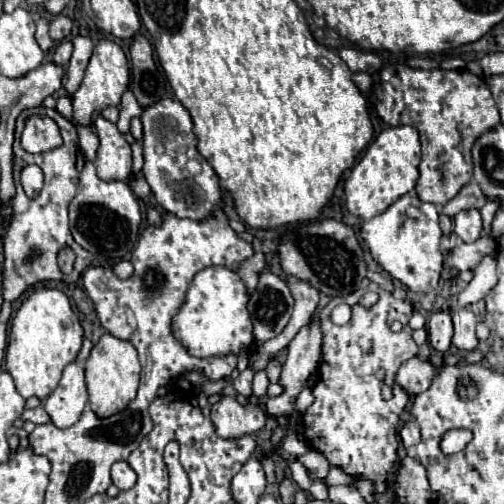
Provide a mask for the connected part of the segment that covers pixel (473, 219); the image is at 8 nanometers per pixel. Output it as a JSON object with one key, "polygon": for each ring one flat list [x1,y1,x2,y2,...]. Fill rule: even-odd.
{"polygon":[[470,209,470,211,460,211,454,217,454,233,464,241,464,243,472,243,480,237,482,233,482,217,478,209]]}

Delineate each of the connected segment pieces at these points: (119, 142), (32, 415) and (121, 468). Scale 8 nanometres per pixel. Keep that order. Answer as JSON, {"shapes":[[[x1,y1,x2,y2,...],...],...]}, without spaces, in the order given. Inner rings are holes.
{"shapes":[[[102,115,94,121,94,125,100,139,98,155,94,161,98,177,106,181,128,181,132,171,132,149,128,141,120,135,116,125]],[[36,407,36,409,24,409,22,419,24,419,24,421,32,421,34,425,42,425,42,423,48,423,48,421,50,421,48,413,44,411,44,407]],[[126,461,114,463,110,475,112,475,112,483,114,483,118,489,122,489,122,491,134,487,134,483,136,483,136,475,134,475,132,467,130,467]]]}

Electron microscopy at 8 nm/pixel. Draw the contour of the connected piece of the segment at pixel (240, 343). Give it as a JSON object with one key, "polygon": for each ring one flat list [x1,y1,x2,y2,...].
{"polygon":[[206,267,192,279,186,299,172,317,174,337,194,357,226,357,250,351,254,341,254,325,248,313,248,291,244,281,228,267]]}

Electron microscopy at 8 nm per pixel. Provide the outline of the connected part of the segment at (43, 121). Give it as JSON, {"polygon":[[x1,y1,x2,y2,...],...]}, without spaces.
{"polygon":[[36,115,26,121,24,133,22,133,22,147,28,153,50,151,58,145,62,145,62,137,60,137,60,131,52,119]]}

